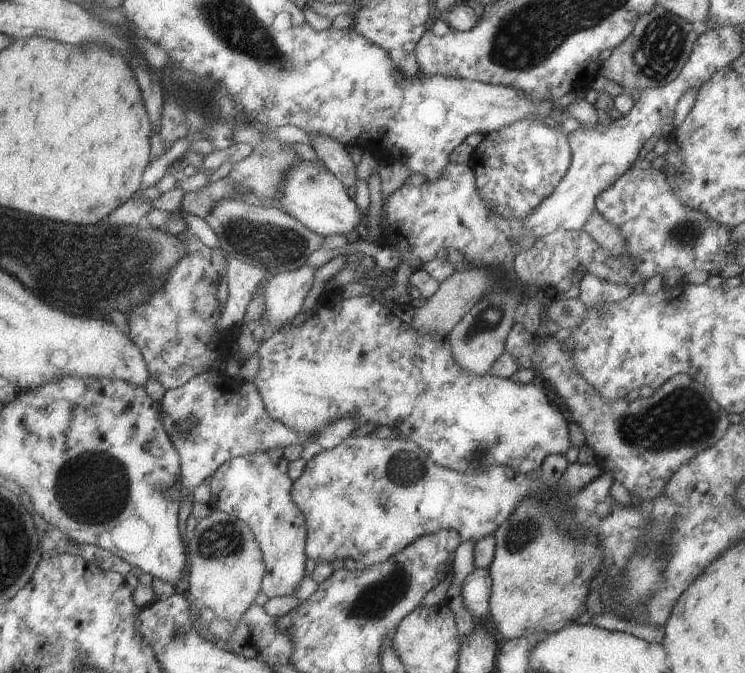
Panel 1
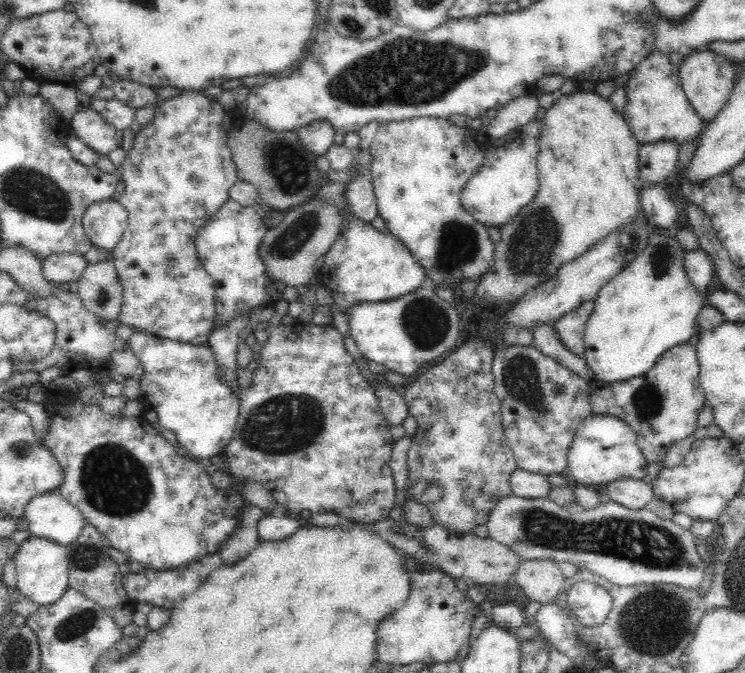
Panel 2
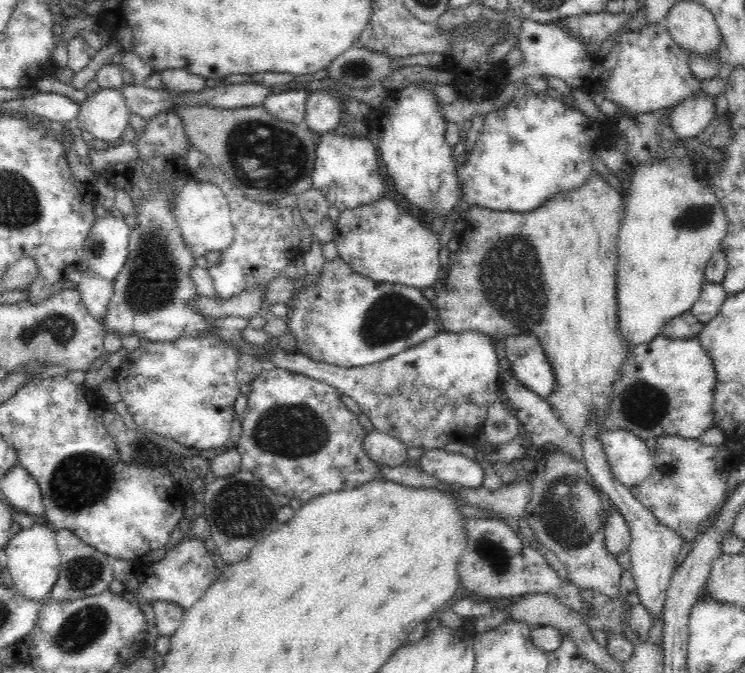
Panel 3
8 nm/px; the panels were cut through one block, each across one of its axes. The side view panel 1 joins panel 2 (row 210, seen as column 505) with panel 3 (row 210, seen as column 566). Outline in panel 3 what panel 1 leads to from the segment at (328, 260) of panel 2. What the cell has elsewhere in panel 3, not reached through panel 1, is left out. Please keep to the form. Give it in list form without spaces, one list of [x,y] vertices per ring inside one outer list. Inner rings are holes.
[[[382,197],[360,208],[342,210],[335,215],[334,226],[333,241],[336,244],[338,256],[348,263],[354,272],[375,281],[394,282],[394,284],[404,284],[404,286],[418,289],[439,285],[434,284],[442,272],[440,261],[438,261],[438,256],[440,256],[439,234],[432,228],[428,228],[426,224],[422,224],[418,218],[414,218],[414,214],[398,205],[394,198]]]

